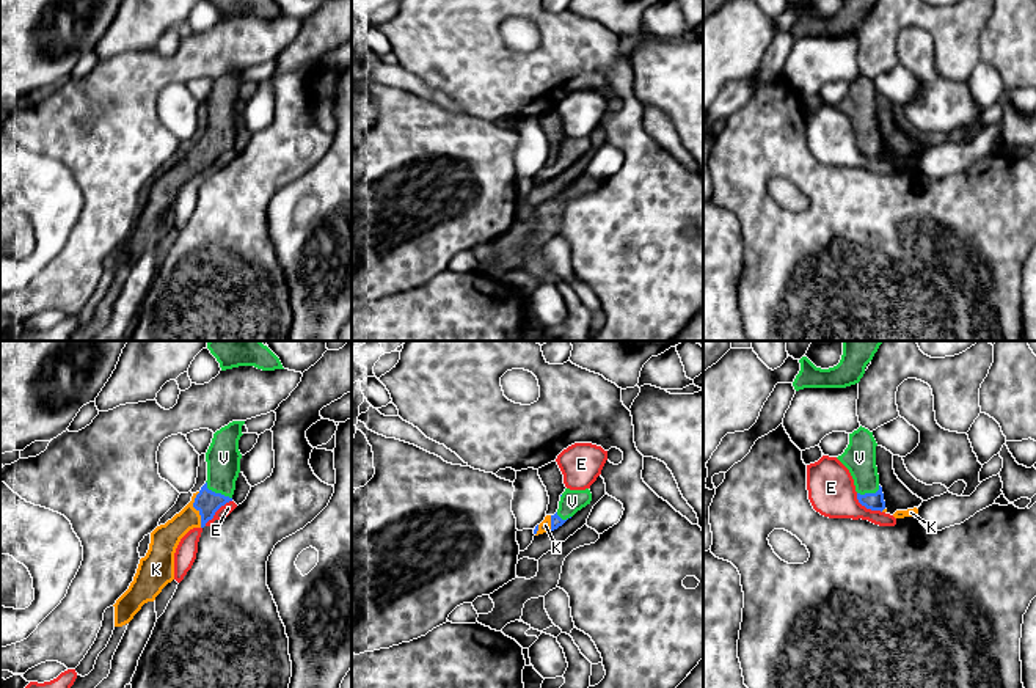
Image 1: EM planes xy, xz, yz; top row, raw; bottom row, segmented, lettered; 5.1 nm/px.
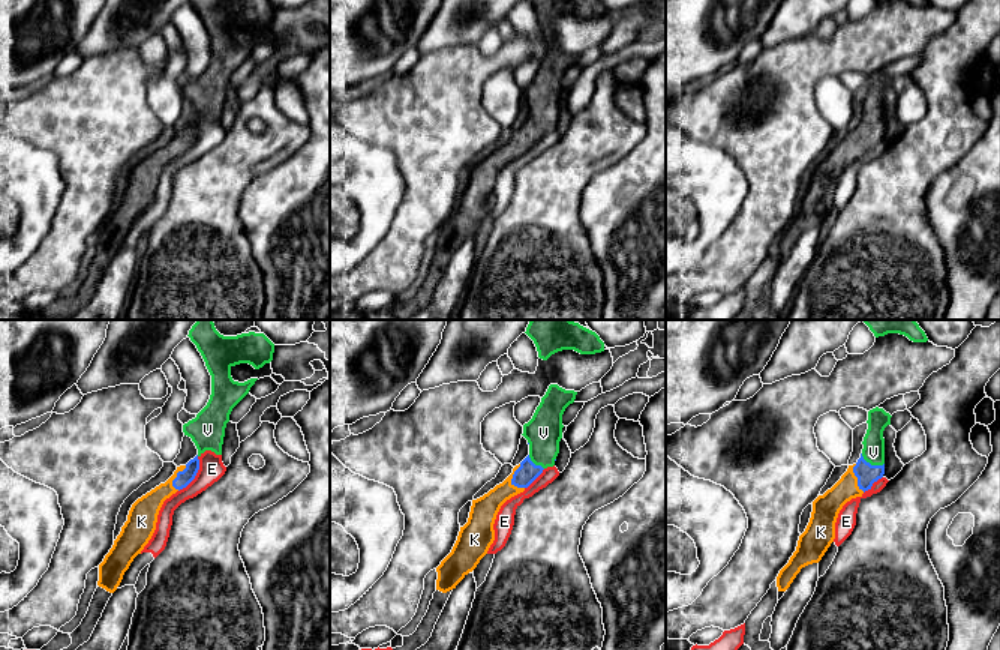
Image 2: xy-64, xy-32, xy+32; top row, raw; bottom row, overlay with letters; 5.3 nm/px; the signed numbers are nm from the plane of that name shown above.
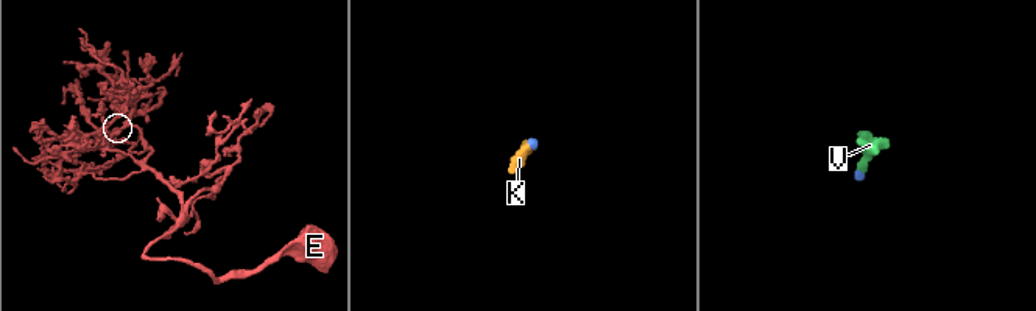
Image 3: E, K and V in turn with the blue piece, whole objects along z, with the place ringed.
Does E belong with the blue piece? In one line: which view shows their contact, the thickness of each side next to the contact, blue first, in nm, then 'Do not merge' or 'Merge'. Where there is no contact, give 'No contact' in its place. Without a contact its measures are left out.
Touches blue in xy. Thickness 120 nm (blue) against 60 nm. Do not merge

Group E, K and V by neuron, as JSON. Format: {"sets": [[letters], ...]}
{"sets": [["E"], ["K", "V"]]}

